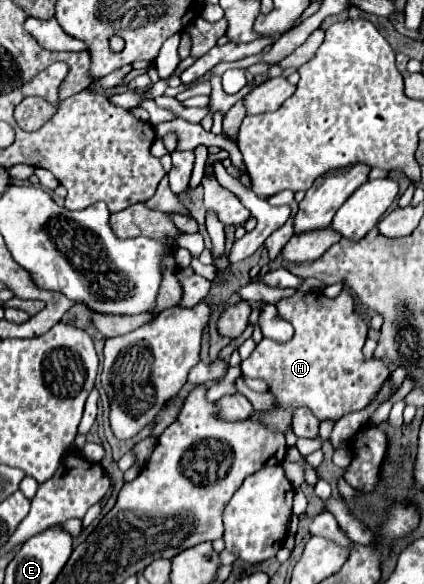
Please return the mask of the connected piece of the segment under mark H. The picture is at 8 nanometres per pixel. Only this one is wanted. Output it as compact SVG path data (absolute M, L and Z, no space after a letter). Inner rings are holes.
M342 290L338 298L326 298L322 292L300 292L276 304L278 314L294 326L292 342L280 344L262 340L256 350L242 360L242 374L260 376L274 396L274 408L252 412L248 420L262 422L268 430L286 434L296 408L306 406L318 420L338 420L348 412L366 408L380 384L388 378L382 360L366 360L362 346L366 342L368 324L354 312L352 296Z

